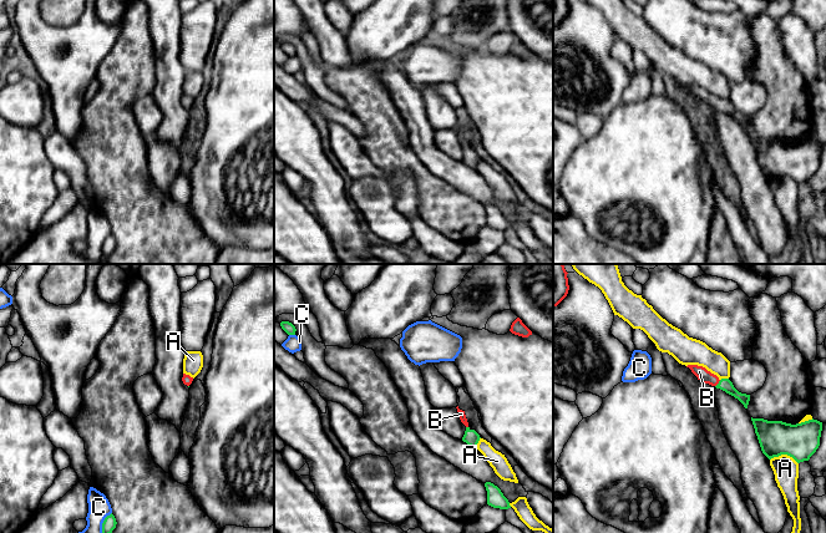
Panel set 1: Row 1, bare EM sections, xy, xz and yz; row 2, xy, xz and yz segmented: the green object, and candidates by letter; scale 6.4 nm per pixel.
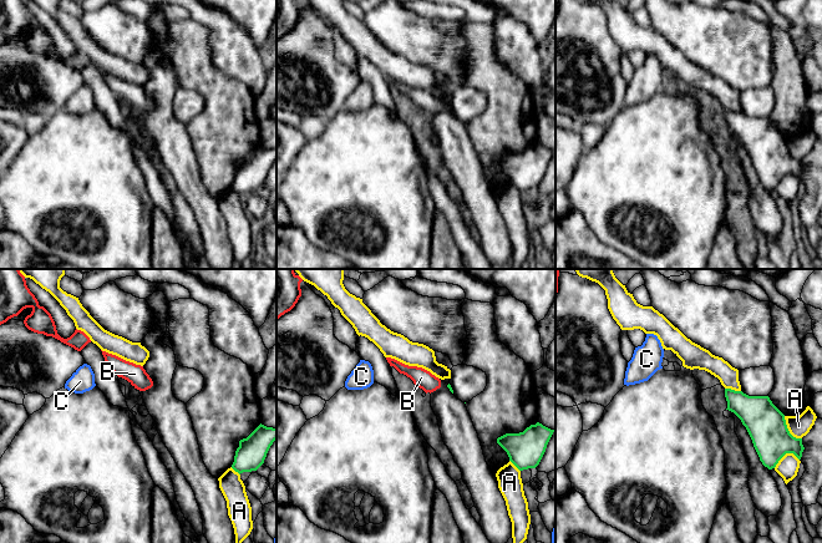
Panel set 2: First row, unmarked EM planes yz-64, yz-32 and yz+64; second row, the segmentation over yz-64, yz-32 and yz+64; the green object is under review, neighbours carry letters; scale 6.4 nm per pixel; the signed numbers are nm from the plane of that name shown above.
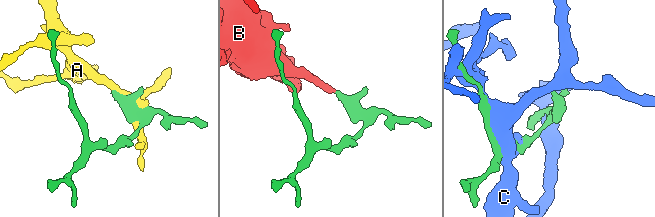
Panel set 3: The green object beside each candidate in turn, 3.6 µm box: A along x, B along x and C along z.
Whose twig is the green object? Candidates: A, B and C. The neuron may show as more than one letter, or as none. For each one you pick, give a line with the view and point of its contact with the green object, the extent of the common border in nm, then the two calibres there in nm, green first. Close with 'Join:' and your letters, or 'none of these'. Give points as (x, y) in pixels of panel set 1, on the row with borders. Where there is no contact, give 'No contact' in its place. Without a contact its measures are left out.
B: Touches green at yz (718, 384). Shared border 60 nm. Thickness 80 nm (green) against 80 nm
Join: B

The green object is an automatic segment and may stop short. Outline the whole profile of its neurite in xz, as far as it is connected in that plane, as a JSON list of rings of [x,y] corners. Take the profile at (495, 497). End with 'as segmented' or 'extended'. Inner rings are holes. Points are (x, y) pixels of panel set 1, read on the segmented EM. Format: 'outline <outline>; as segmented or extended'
outline [[[491,482],[485,483],[487,491],[487,504],[493,508],[508,509],[511,508],[508,499],[503,496],[501,489]]]; as segmented

